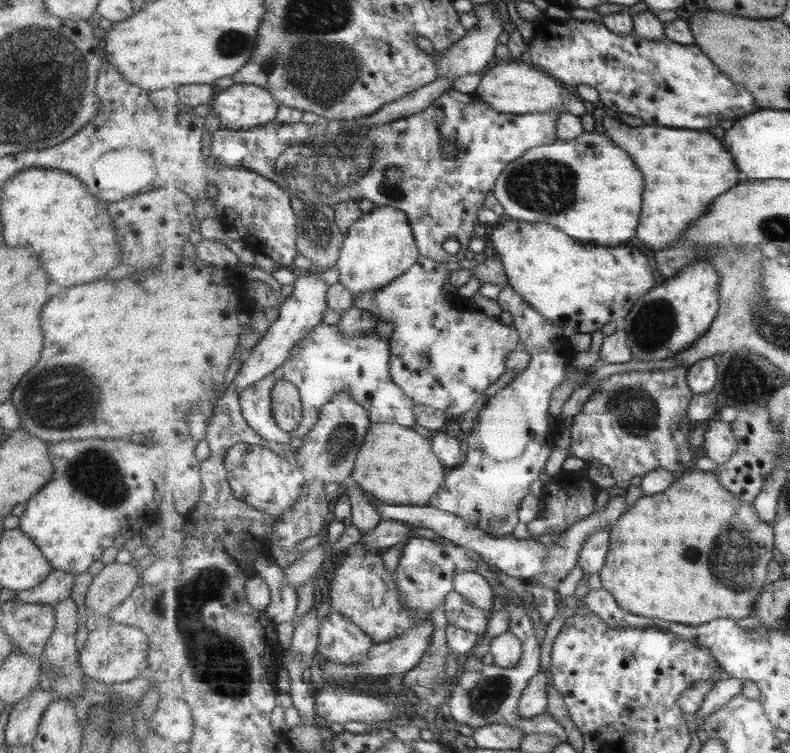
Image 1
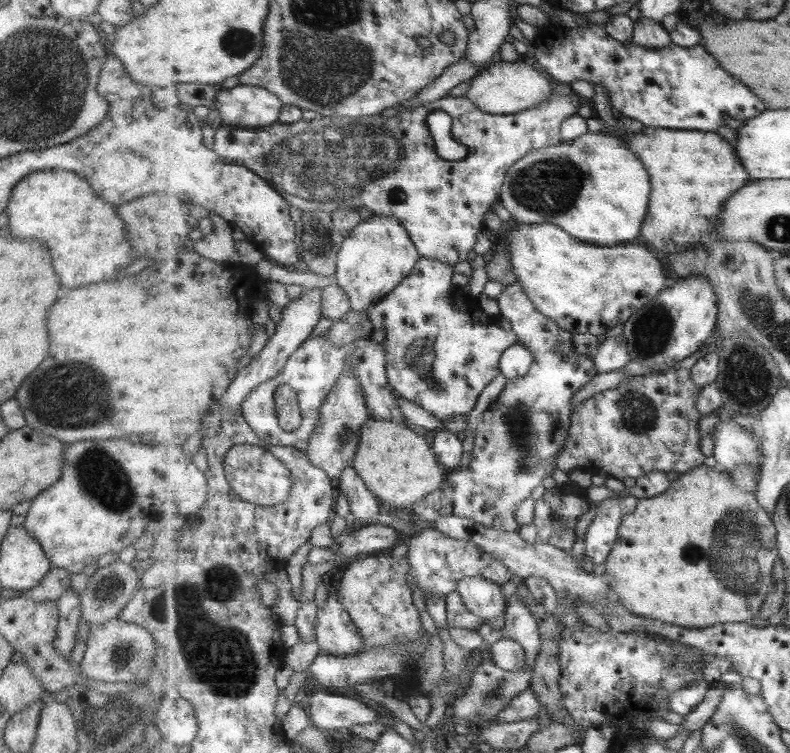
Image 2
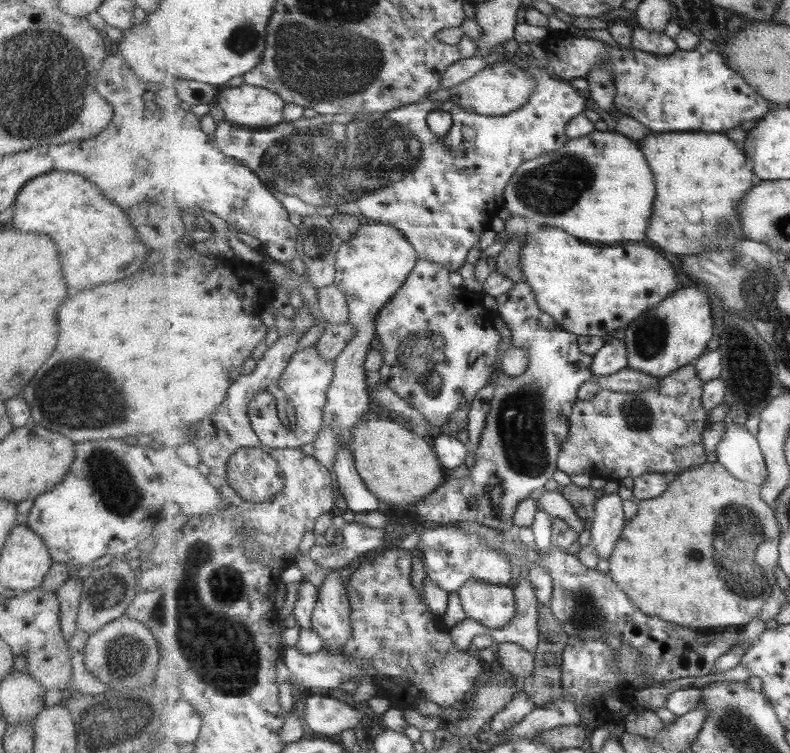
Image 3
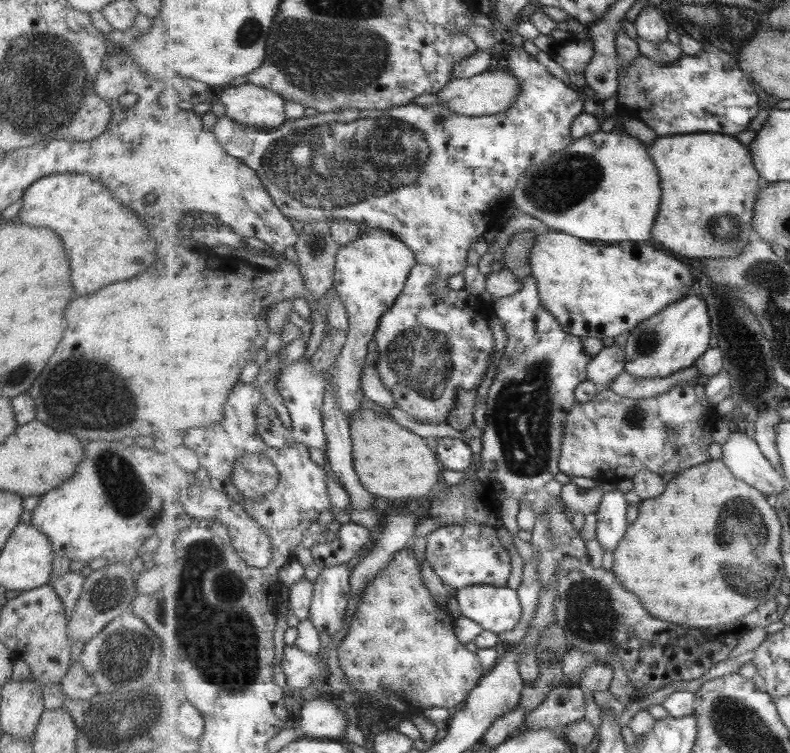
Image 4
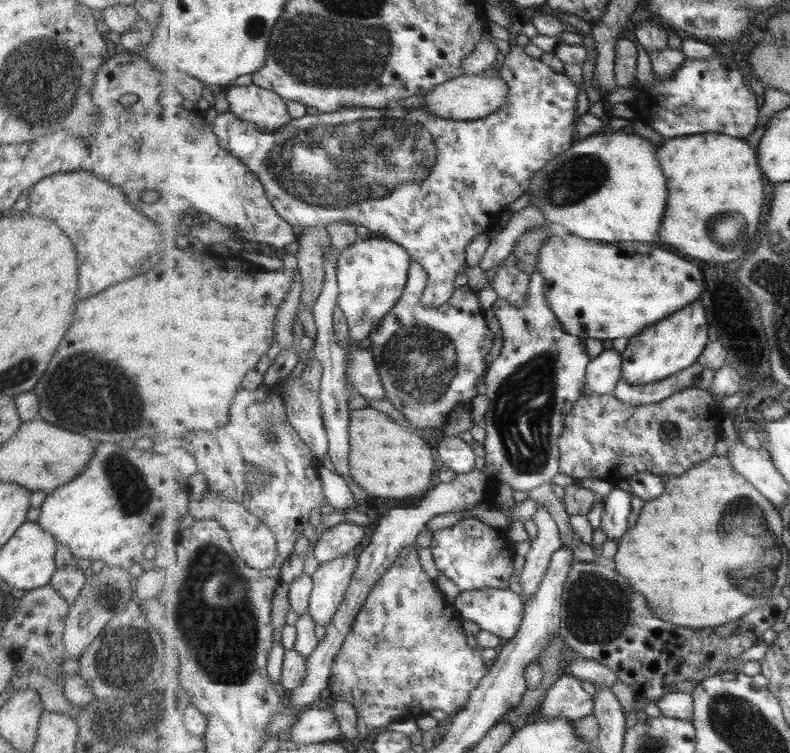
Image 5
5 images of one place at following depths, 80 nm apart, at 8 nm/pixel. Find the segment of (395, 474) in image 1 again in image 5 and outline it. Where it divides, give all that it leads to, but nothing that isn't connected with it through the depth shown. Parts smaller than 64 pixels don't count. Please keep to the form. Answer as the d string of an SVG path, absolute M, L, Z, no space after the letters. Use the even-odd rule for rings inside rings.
M366 406L350 411L349 436L353 478L373 496L409 498L423 496L435 476L435 448L391 419L389 414Z

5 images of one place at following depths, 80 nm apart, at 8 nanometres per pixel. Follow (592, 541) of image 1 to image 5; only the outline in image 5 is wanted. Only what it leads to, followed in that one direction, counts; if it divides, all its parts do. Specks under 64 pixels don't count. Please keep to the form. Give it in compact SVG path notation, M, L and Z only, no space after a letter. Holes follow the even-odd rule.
M616 485L604 497L600 528L610 540L620 540L628 533L631 493Z

